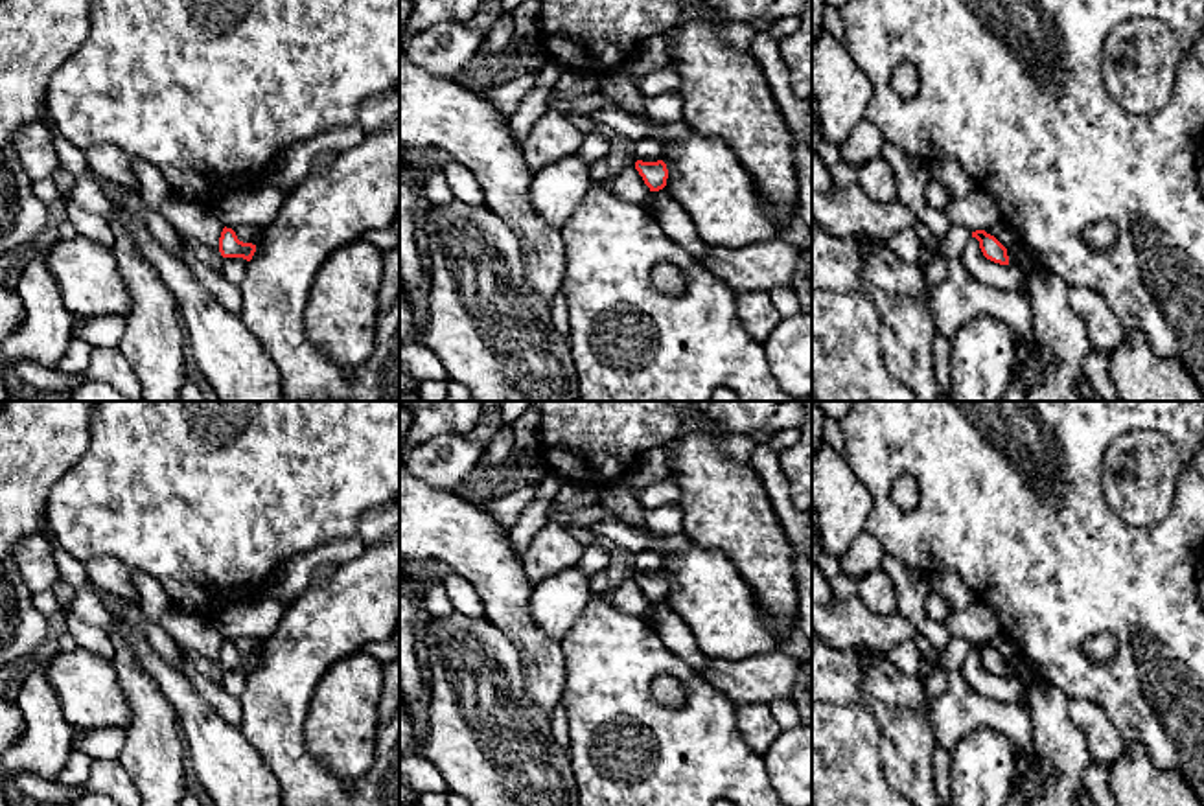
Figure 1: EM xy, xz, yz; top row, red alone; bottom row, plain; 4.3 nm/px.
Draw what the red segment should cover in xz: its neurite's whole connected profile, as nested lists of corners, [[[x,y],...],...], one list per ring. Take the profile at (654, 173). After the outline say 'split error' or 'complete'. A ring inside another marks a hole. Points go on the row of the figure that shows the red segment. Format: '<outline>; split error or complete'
[[[637,160],[635,169],[643,177],[643,180],[650,188],[650,191],[659,191],[666,186],[668,169],[663,160],[657,160],[657,162]]]; complete

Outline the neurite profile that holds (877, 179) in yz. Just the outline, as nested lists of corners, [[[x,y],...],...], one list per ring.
[[[874,156],[858,167],[858,184],[865,197],[876,202],[898,199],[898,186],[893,167],[884,156]]]

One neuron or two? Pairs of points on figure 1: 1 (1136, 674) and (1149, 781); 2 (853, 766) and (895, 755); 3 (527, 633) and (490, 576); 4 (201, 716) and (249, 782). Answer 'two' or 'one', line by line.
1: two
2: two
3: one
4: one

